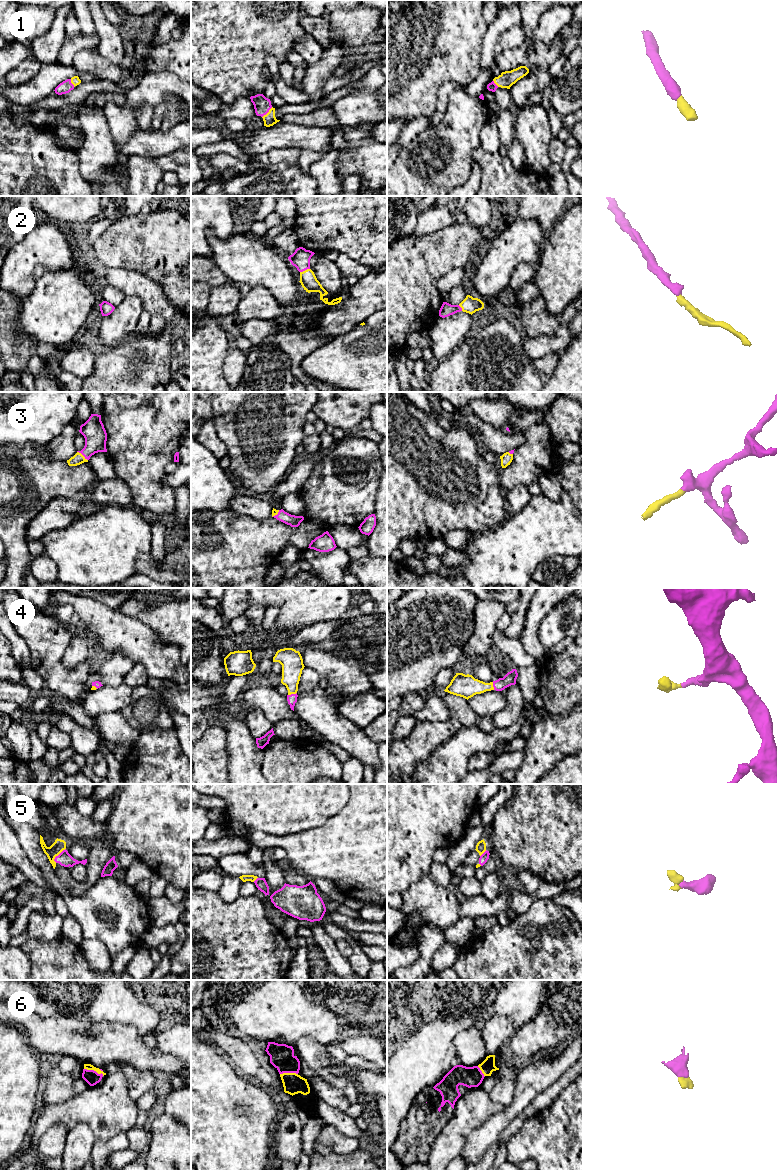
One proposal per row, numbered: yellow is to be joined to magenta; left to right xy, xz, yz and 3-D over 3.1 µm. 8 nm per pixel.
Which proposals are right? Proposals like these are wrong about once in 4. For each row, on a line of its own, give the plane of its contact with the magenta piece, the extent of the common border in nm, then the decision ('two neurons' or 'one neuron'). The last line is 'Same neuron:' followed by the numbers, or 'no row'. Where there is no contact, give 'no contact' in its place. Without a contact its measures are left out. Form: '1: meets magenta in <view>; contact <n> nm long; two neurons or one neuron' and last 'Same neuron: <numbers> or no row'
1: meets magenta in xz; contact 120 nm long; one neuron
2: meets magenta in xz; contact 90 nm long; one neuron
3: meets magenta in xy; contact 120 nm long; one neuron
4: meets magenta in xz; contact 80 nm long; one neuron
5: meets magenta in xy; contact 150 nm long; one neuron
6: meets magenta in xy; contact 170 nm long; one neuron
Same neuron: 1, 2, 3, 4, 5, 6

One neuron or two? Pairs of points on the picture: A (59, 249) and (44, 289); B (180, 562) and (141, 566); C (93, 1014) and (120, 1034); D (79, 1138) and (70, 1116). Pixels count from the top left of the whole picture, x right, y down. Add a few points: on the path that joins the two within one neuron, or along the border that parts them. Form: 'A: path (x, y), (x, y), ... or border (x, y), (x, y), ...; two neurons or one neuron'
A: border (71, 267), (37, 267), (33, 286); two neurons
B: path (170, 570), (151, 569); one neuron
C: border (79, 1017), (89, 1022), (116, 1021), (125, 1025); two neurons
D: border (69, 1128), (78, 1123), (85, 1123), (95, 1136); two neurons

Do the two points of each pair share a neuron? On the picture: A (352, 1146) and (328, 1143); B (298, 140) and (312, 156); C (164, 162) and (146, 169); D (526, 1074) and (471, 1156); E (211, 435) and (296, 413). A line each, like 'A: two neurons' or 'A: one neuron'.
A: one neuron
B: two neurons
C: two neurons
D: one neuron
E: two neurons

